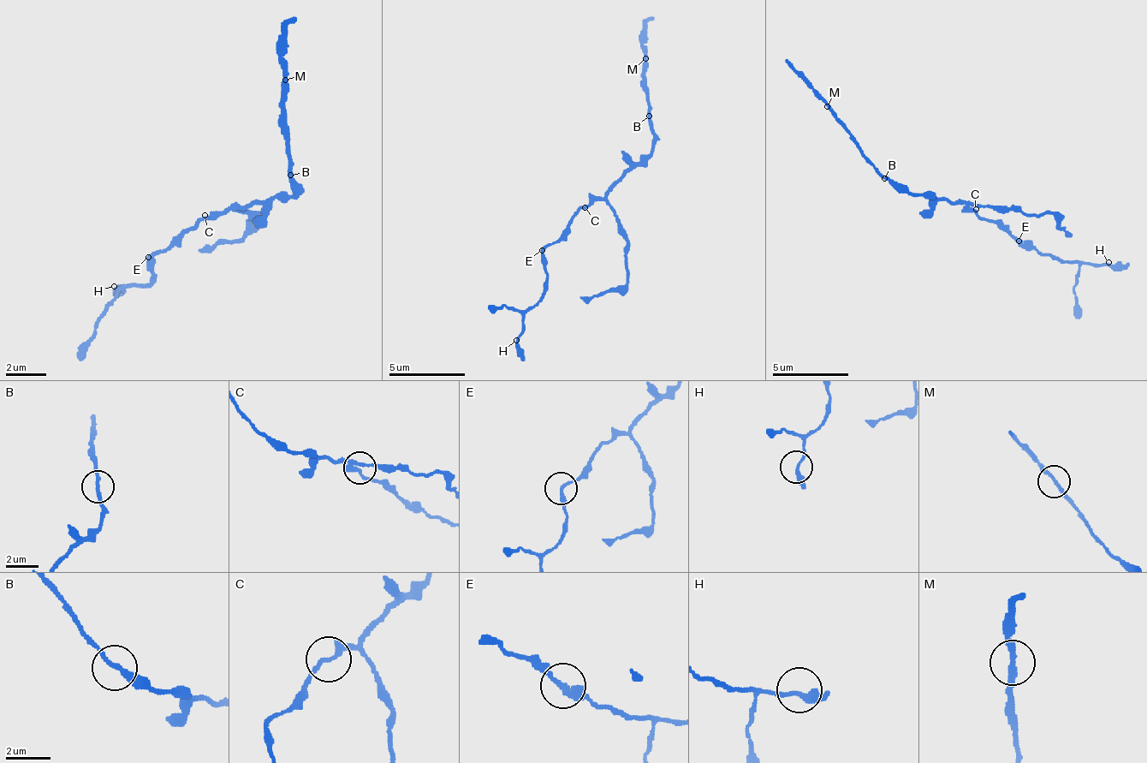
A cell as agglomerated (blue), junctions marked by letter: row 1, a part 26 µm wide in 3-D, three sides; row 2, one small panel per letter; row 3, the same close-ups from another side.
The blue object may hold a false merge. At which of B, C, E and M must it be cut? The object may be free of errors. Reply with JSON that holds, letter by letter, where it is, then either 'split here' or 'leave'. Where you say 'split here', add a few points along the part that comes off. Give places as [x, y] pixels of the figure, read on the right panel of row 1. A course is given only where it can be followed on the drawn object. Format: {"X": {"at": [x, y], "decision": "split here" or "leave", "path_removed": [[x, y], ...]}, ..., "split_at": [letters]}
{"B": {"at": [884, 178], "decision": "leave"}, "C": {"at": [976, 209], "decision": "leave"}, "E": {"at": [1019, 241], "decision": "leave"}, "M": {"at": [827, 106], "decision": "leave"}, "split_at": []}

